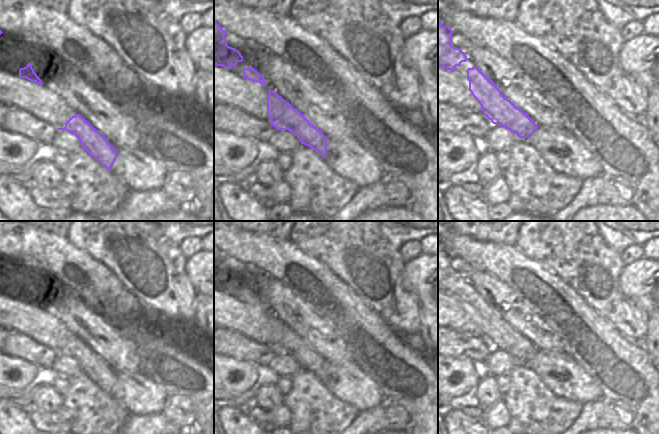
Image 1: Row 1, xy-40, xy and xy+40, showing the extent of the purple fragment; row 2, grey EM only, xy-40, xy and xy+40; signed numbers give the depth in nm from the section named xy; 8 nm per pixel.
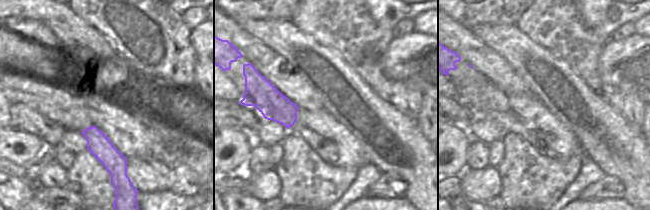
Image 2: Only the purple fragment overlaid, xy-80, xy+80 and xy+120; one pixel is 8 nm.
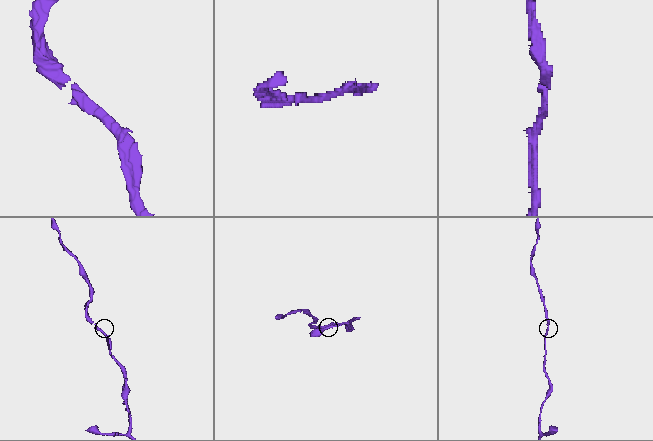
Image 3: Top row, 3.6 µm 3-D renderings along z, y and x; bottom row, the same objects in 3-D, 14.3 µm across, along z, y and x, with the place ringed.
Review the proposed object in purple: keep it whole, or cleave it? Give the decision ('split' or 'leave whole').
leave whole

